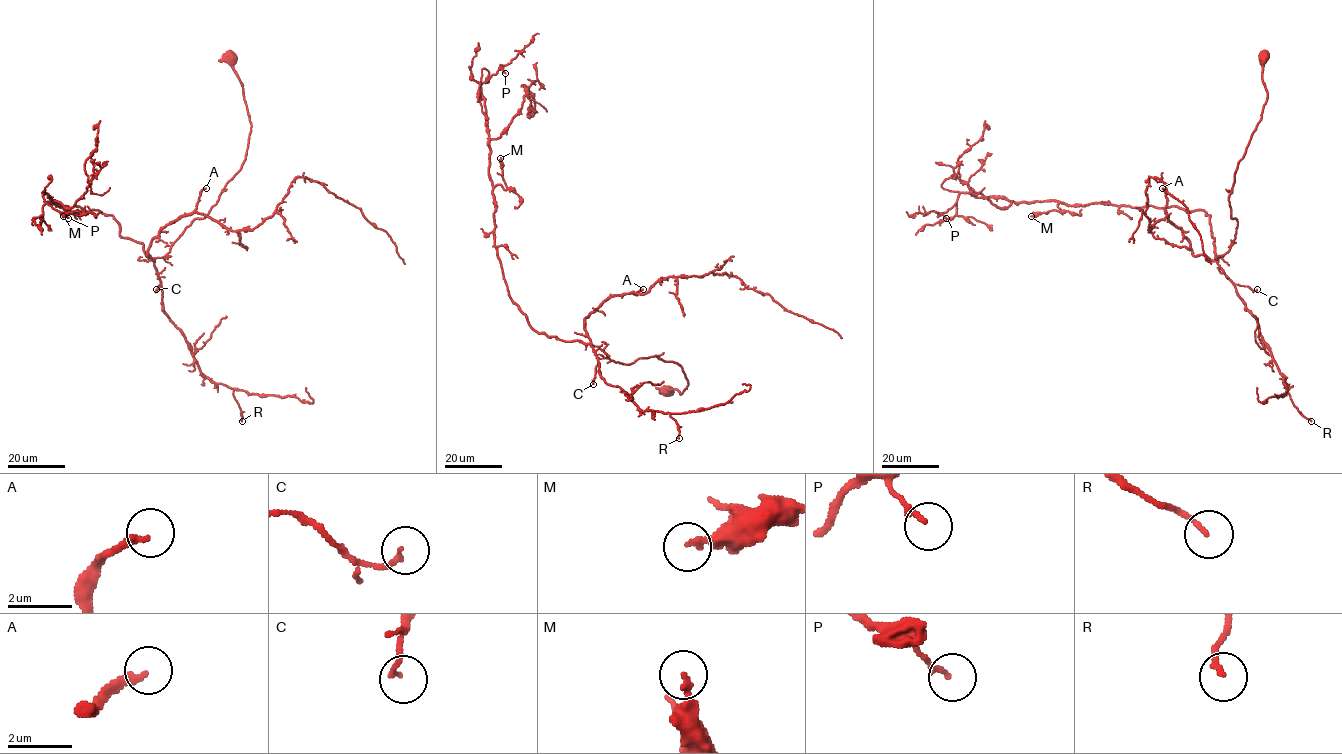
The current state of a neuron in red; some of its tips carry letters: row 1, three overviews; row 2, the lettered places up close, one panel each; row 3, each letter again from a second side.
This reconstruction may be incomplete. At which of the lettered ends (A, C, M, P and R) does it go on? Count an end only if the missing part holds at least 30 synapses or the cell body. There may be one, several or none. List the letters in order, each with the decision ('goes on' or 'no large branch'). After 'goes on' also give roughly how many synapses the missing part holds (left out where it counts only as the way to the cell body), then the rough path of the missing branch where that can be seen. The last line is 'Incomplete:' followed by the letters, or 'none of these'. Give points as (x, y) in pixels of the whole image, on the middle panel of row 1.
A: goes on; about 35 synapses; missing branch runs (643, 289), (662, 286), (663, 293), (671, 301), (676, 298), (669, 297)
C: no large branch
M: no large branch
P: no large branch
R: no large branch
Incomplete: A

